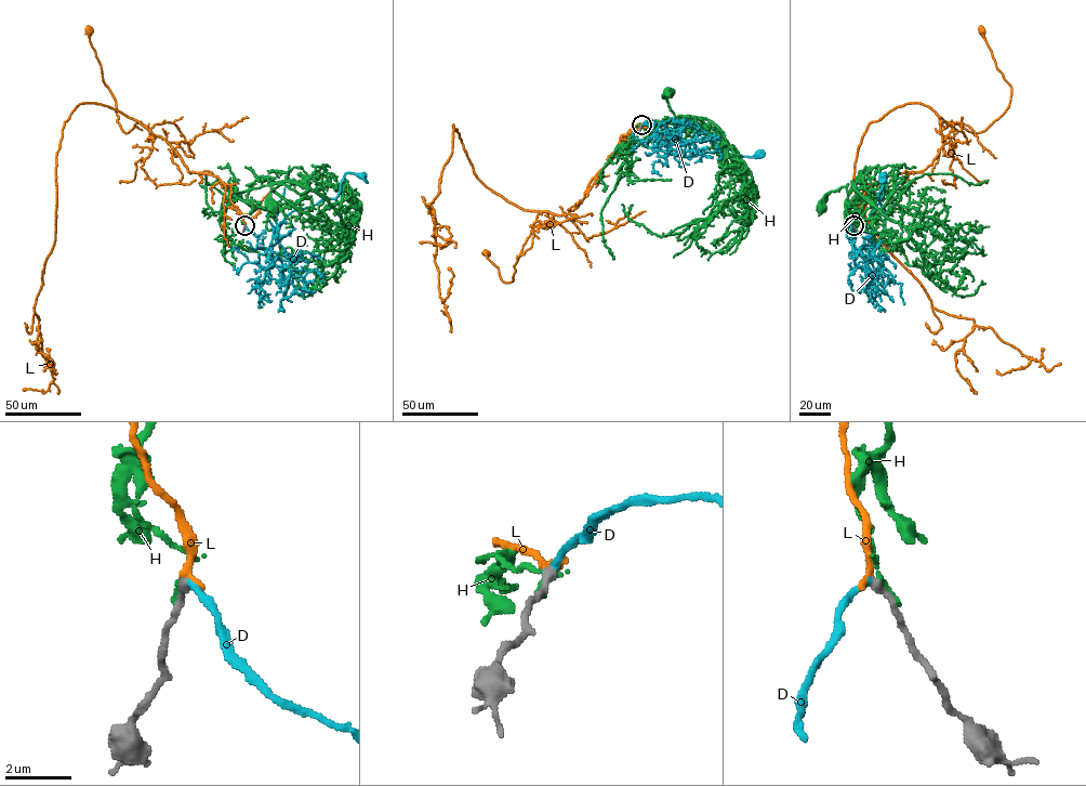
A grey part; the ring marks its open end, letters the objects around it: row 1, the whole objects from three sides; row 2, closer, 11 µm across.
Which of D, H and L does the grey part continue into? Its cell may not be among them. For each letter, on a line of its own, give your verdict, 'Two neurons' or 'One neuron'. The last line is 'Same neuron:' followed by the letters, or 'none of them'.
D: Two neurons
H: Two neurons
L: One neuron
Same neuron: L

